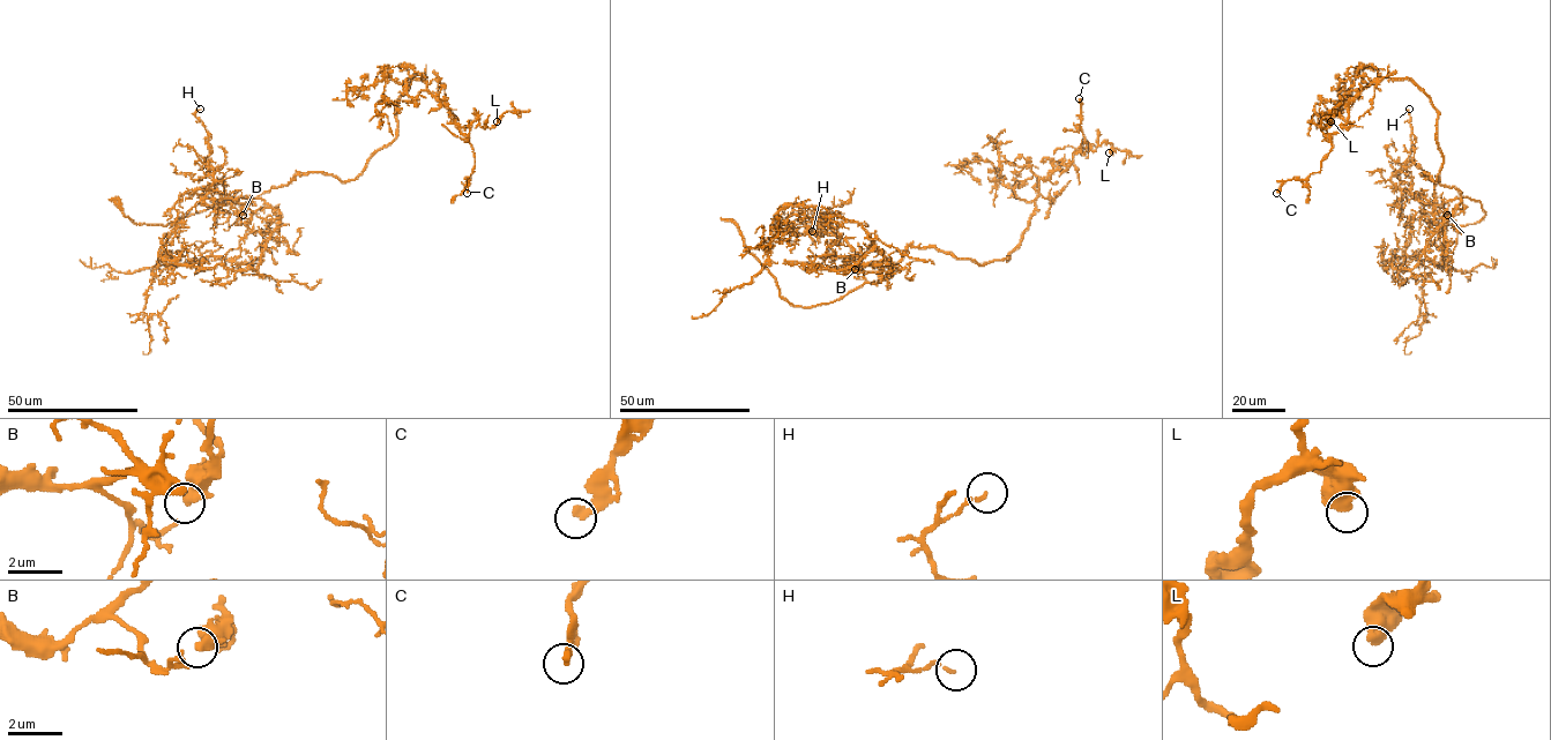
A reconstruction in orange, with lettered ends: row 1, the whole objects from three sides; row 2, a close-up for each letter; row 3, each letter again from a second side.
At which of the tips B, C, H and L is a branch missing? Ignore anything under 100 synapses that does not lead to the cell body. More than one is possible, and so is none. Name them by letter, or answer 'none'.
none

